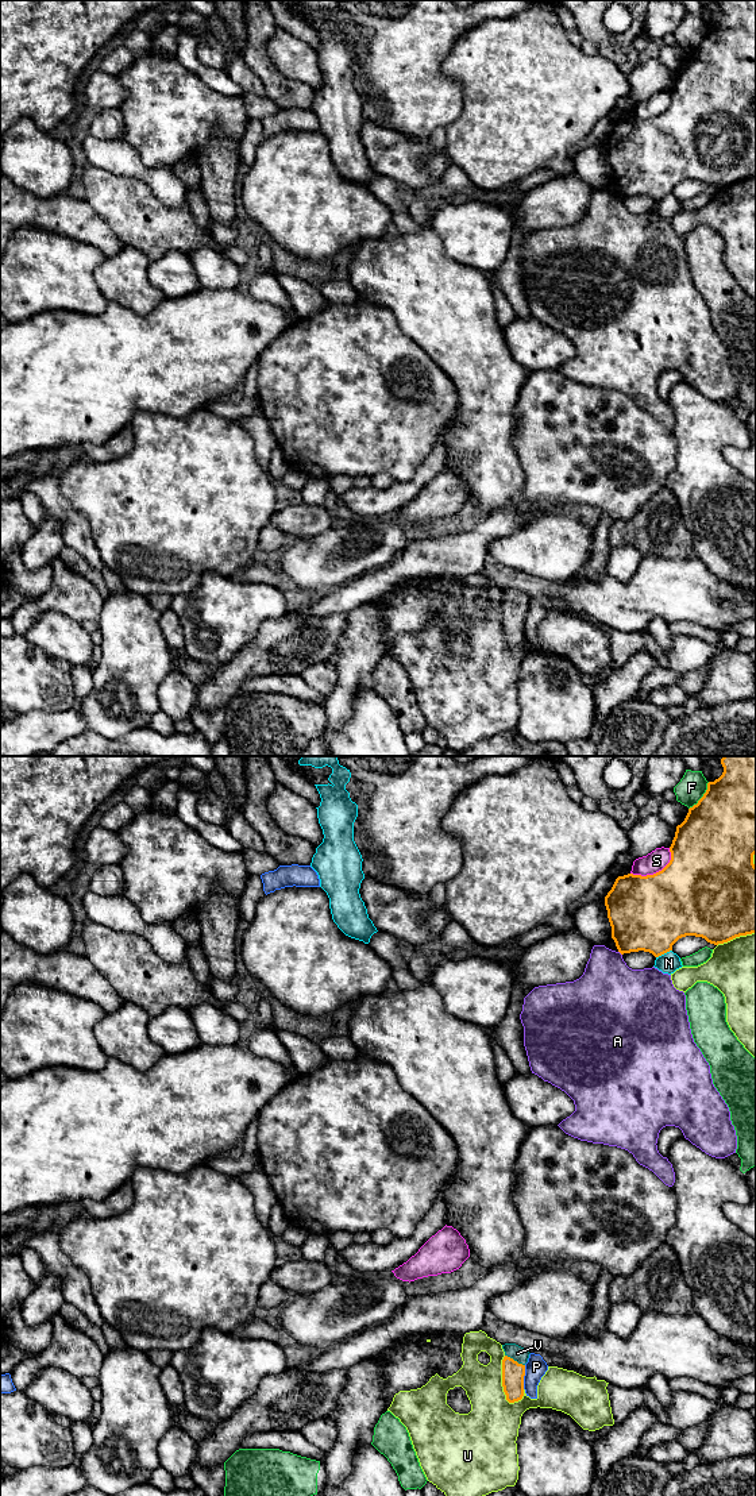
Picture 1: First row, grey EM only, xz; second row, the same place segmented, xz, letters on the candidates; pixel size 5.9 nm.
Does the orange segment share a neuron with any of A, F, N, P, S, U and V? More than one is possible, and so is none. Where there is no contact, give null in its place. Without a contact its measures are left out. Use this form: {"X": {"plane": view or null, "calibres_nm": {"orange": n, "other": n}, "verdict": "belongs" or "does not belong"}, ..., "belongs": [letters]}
{"A": {"plane": "xz", "calibres_nm": {"orange": 400, "other": 380}, "verdict": "does not belong"}, "F": {"plane": "xz", "calibres_nm": {"orange": 500, "other": 160}, "verdict": "does not belong"}, "N": {"plane": "xz", "calibres_nm": {"orange": 440, "other": 120}, "verdict": "does not belong"}, "P": {"plane": "xz", "calibres_nm": {"orange": 130, "other": 120}, "verdict": "does not belong"}, "S": {"plane": "xz", "calibres_nm": {"orange": 480, "other": 120}, "verdict": "does not belong"}, "U": {"plane": "xz", "calibres_nm": {"orange": 130, "other": 300}, "verdict": "does not belong"}, "V": {"plane": "xz", "calibres_nm": {"orange": 130, "other": 90}, "verdict": "belongs"}, "belongs": ["V"]}

